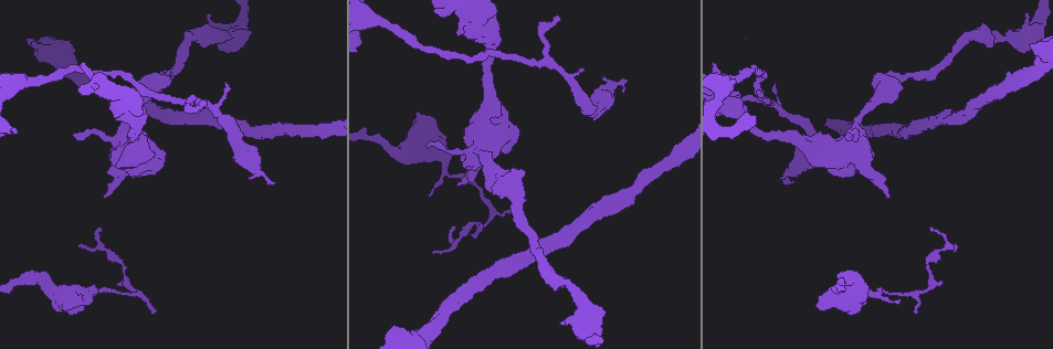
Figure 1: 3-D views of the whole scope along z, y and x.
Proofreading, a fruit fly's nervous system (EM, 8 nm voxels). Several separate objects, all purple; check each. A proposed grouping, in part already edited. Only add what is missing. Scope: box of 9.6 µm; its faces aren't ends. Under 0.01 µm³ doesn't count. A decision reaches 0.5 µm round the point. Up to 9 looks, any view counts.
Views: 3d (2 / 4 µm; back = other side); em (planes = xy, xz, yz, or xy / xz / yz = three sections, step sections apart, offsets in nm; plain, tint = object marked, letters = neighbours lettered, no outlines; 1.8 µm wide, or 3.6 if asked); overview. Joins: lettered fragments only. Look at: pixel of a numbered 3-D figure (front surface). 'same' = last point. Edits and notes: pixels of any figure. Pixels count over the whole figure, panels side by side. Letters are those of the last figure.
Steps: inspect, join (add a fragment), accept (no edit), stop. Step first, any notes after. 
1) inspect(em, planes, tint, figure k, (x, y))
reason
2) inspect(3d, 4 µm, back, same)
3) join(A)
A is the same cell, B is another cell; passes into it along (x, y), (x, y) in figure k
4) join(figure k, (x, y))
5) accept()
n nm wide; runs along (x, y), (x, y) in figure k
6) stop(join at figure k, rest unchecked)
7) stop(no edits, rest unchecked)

inspect(em, 3.6 µm, planes, letters, figure 1, (416, 113))
an open end

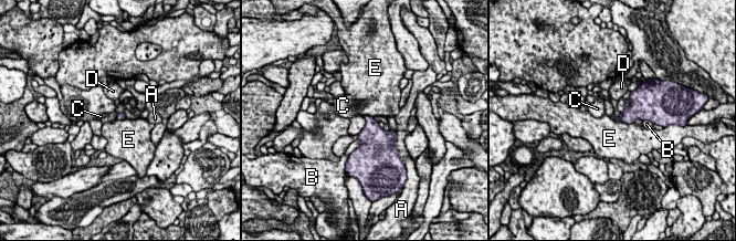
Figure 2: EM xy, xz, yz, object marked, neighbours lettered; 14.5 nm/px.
accept()
A, B, C, D and E are other cells; border along (622, 122), (633, 123) in figure 2; no lettered fragment goes on from it

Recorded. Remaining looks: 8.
inspect(em, planes, letters, figure 1, (940, 285))
tapers out

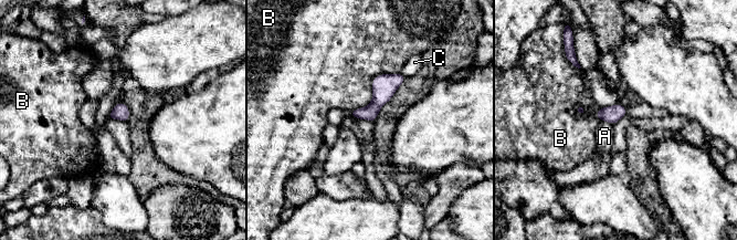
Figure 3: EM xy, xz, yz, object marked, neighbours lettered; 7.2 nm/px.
accept()
110 nm wide; A, B and C are other cells; none of them fits

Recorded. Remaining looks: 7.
inspect(3d, 4 µm, figure 1, (471, 177))
thick turns thin

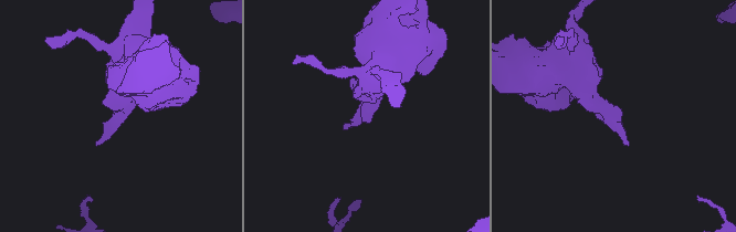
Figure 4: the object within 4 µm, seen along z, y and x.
inspect(em, planes, letters, figure 4, (365, 110))

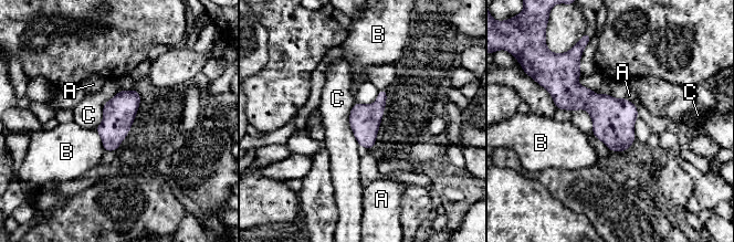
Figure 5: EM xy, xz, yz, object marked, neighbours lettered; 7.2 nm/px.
accept()
220 nm wide; A, B and C are other cells; border along (121, 90), (94, 128) in figure 5; no lettered fragment goes on from it

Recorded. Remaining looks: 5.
inspect(3d, 4 µm, figure 1, (267, 179))
branch stops here

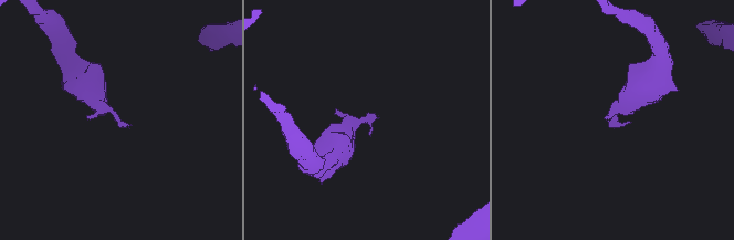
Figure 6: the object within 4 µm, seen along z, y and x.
inspect(em, xy, step 16, letters, figure 6, (123, 122))

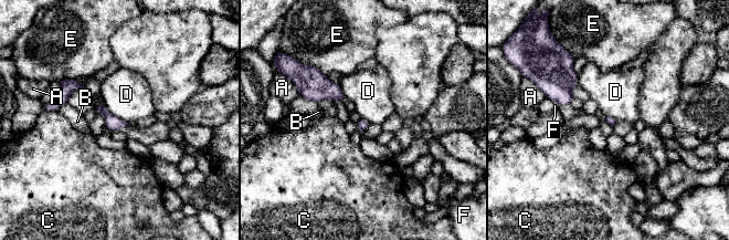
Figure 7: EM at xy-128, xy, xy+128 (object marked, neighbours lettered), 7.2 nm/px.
accept()
A, B, C, D, E and F are other cells; none of them fits

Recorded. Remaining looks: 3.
stop(no edits, rest unchecked)

